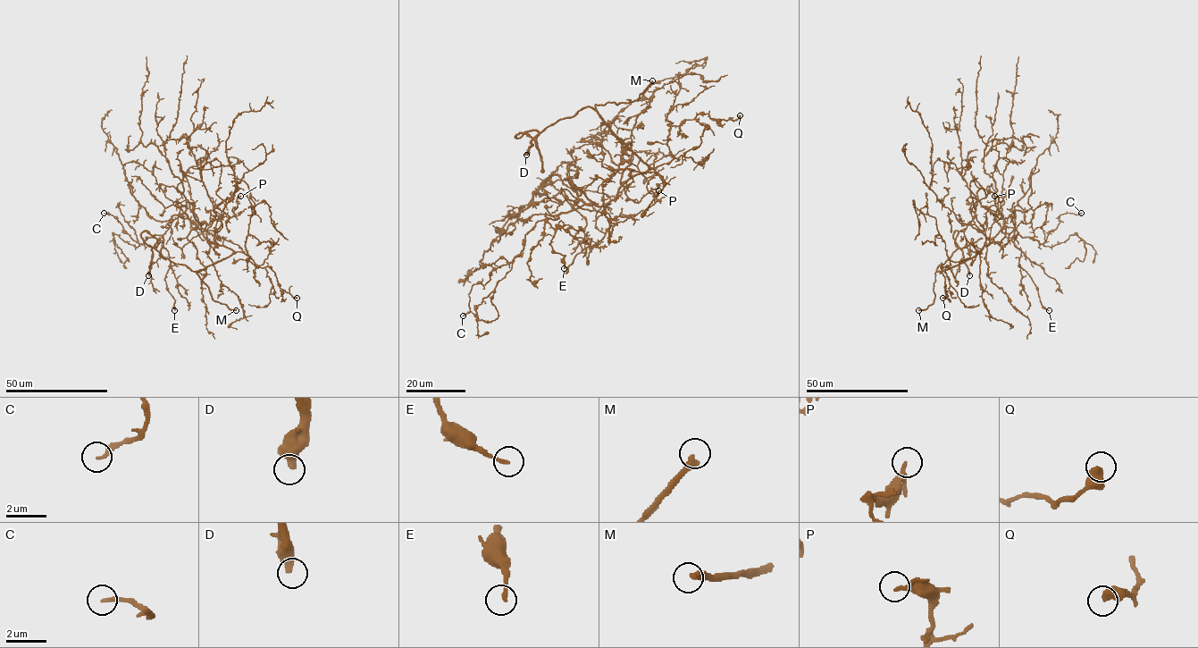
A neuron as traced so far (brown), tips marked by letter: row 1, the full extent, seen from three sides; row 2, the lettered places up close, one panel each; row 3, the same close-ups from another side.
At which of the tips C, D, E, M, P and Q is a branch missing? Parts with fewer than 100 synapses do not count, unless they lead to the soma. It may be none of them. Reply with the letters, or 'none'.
D, M

